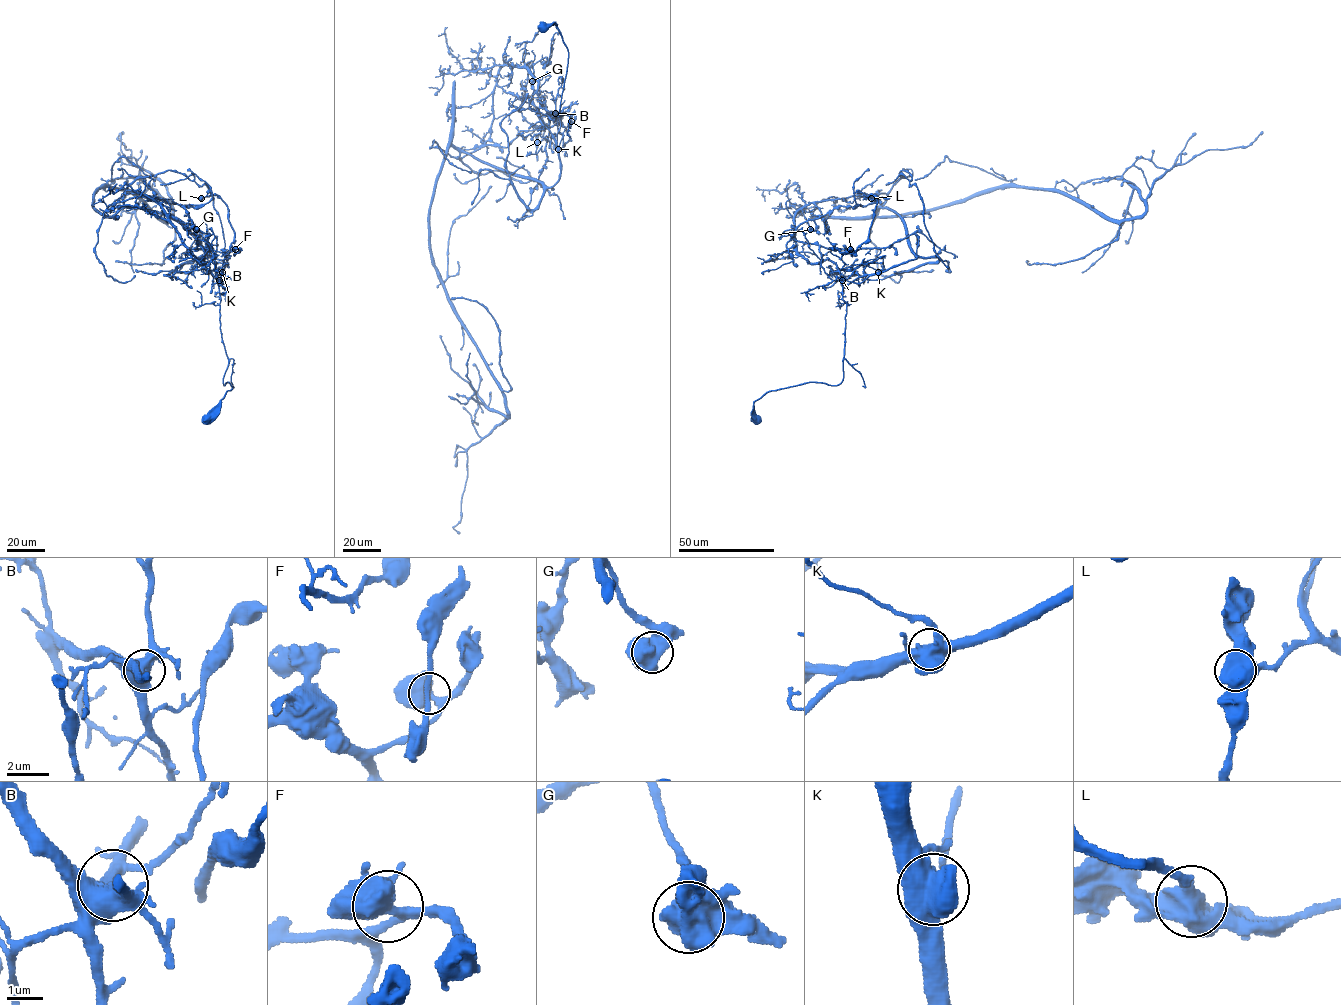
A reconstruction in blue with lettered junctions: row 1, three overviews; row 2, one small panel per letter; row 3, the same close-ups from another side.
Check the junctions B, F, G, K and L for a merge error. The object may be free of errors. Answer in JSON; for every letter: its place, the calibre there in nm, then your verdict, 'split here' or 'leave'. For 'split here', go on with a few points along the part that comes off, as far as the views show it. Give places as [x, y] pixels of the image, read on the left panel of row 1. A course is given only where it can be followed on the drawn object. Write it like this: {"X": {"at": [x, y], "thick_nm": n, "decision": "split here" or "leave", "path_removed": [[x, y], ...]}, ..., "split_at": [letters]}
{"B": {"at": [219, 280], "thick_nm": 550, "decision": "leave"}, "F": {"at": [235, 249], "thick_nm": 600, "decision": "leave"}, "G": {"at": [196, 229], "thick_nm": 600, "decision": "leave"}, "K": {"at": [222, 272], "thick_nm": 600, "decision": "split here", "path_removed": [[222, 273], [225, 263], [218, 280], [193, 255], [155, 193], [129, 193]]}, "L": {"at": [201, 198], "thick_nm": 550, "decision": "leave"}, "split_at": ["K"]}

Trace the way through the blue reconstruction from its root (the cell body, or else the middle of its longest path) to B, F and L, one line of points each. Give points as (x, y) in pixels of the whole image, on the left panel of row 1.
B: (205, 419), (232, 388), (228, 382), (224, 385), (223, 381), (228, 358), (220, 330), (219, 280)
F: (205, 419), (232, 388), (223, 381), (228, 358), (218, 281), (203, 264), (203, 250), (196, 248), (235, 249)
L: (205, 419), (232, 388), (223, 381), (218, 281), (196, 248), (226, 252), (234, 233), (226, 204), (201, 198)

